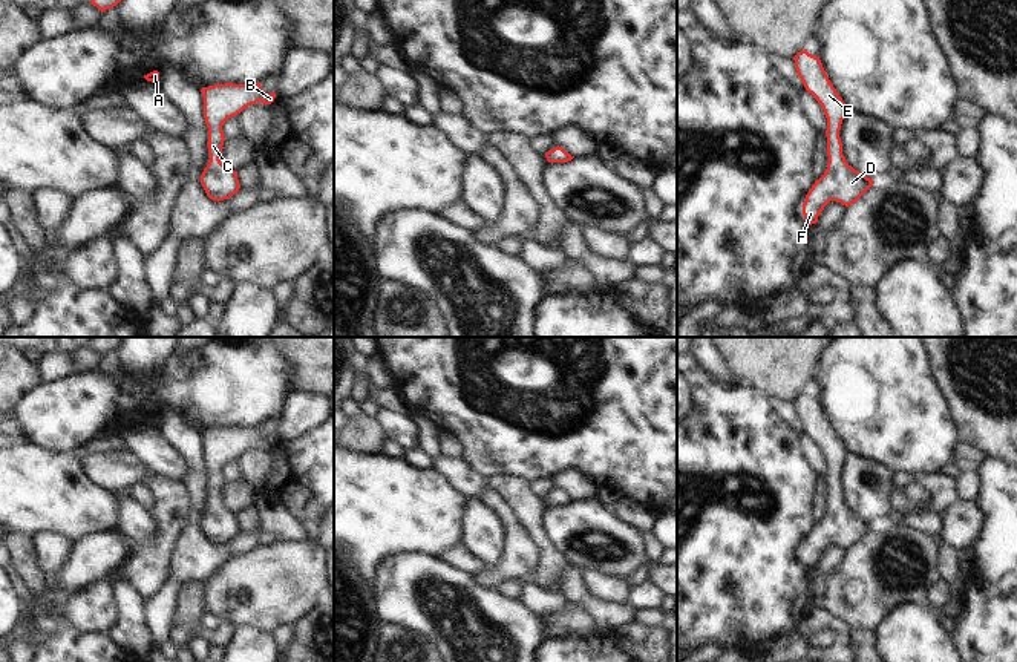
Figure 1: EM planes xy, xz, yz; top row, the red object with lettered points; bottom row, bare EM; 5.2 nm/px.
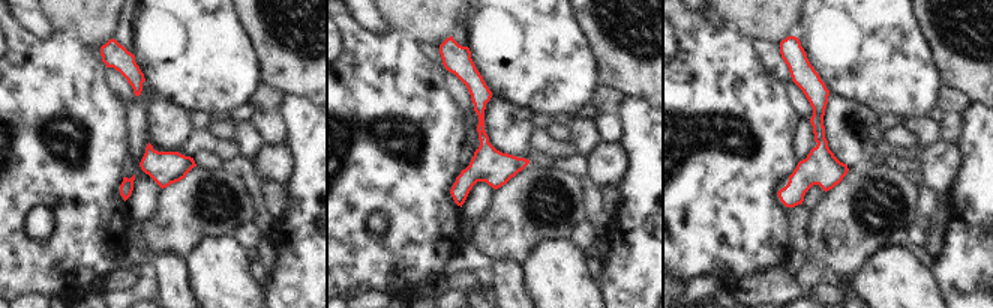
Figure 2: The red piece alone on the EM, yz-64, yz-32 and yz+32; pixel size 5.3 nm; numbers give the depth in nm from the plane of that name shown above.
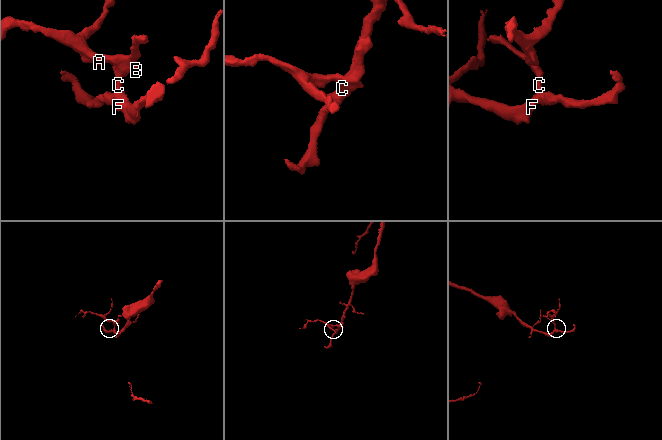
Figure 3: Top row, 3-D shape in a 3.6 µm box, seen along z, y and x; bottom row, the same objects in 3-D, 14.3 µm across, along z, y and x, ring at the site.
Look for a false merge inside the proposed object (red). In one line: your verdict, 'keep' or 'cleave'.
keep

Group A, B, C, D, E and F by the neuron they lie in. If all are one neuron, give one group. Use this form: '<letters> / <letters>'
A B C D E F

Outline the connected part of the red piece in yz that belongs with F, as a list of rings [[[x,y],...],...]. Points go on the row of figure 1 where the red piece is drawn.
[[[806,49],[795,57],[795,69],[806,90],[821,104],[827,118],[827,169],[815,181],[803,204],[803,215],[809,225],[818,222],[818,216],[830,201],[849,207],[856,202],[871,185],[873,179],[855,170],[842,155],[839,130],[845,118],[845,103],[830,83],[819,57]]]

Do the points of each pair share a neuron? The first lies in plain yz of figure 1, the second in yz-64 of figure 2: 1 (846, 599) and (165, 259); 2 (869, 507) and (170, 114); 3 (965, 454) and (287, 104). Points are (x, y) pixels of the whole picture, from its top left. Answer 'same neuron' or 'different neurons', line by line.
1: different neurons
2: same neuron
3: different neurons

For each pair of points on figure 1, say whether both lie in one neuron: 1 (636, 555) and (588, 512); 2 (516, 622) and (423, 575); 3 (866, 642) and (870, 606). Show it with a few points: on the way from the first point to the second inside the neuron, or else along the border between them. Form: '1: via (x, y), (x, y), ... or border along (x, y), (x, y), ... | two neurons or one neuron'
1: via (625, 543), (613, 537), (601, 524) | one neuron
2: via (493, 622), (469, 621), (446, 598) | one neuron
3: border along (849, 622), (875, 630) | two neurons

